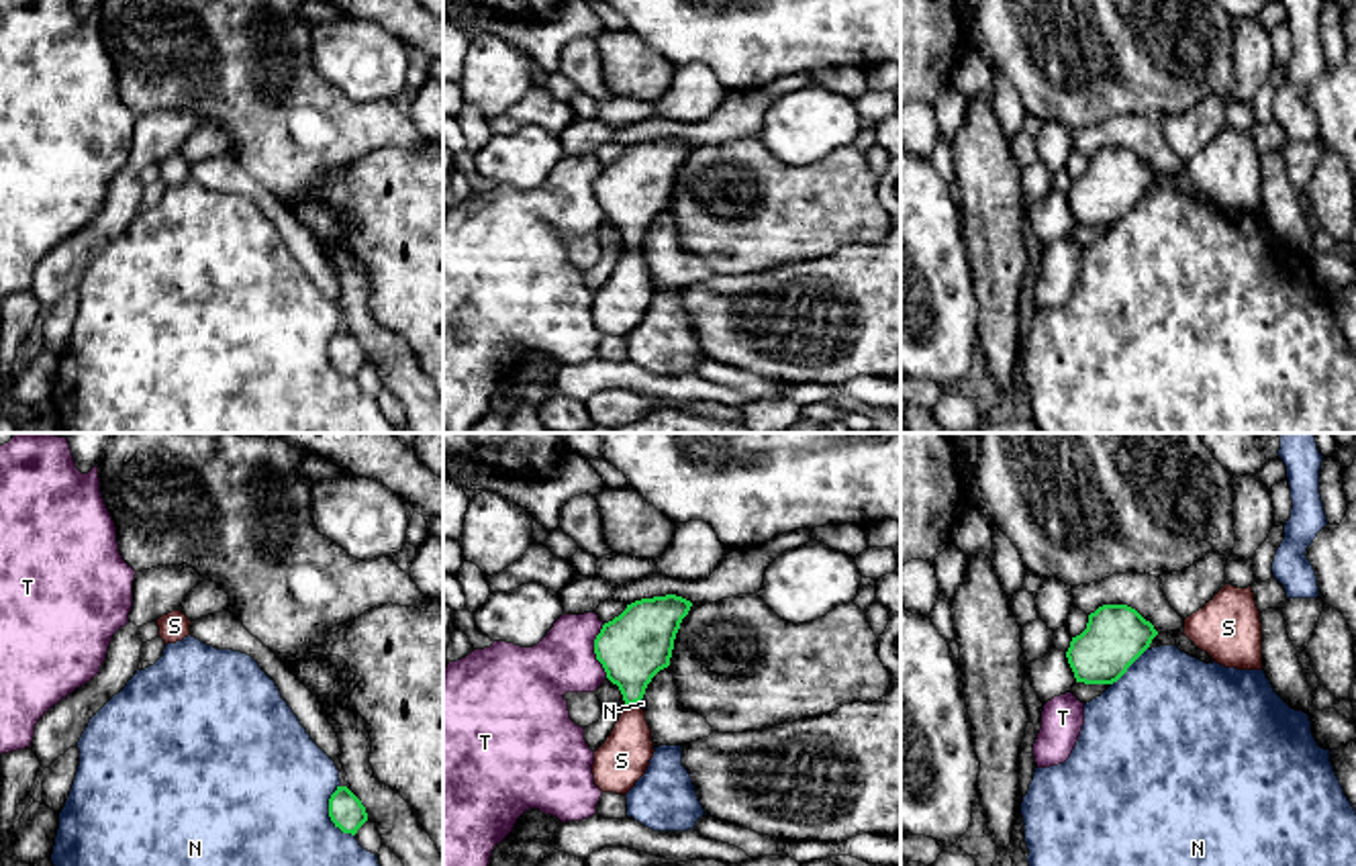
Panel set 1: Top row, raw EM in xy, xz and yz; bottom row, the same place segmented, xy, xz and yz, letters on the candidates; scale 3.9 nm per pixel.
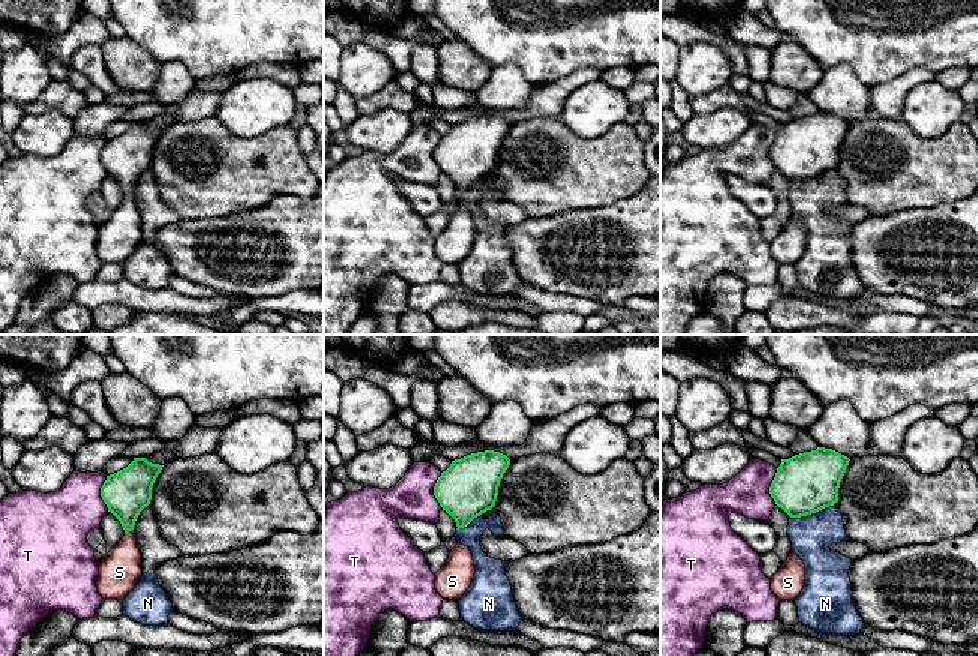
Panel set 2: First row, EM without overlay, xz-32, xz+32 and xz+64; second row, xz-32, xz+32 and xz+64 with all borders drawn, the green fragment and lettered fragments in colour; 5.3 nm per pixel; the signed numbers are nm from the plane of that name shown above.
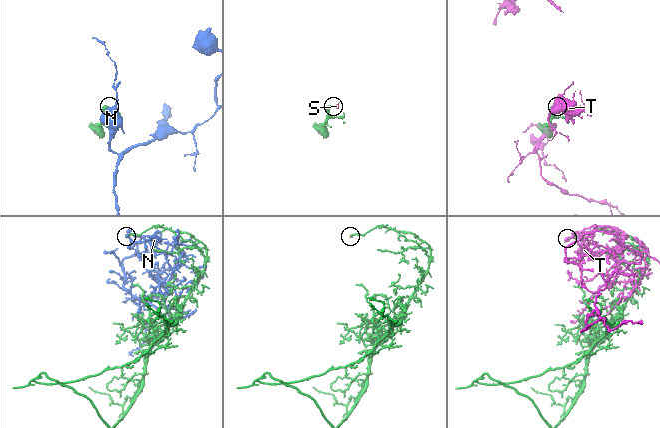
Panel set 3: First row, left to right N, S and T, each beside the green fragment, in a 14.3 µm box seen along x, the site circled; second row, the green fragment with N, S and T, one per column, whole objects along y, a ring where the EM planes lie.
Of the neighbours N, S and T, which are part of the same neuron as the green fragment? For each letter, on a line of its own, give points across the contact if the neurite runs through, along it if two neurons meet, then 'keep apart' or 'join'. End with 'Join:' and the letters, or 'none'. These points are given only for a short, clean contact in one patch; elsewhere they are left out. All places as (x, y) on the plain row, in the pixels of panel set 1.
N: keep apart
S: across xz (638, 186), (632, 195), (630, 246), (630, 291), (621, 303) | join
T: keep apart
Join: S

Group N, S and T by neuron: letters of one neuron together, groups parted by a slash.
N / S / T

